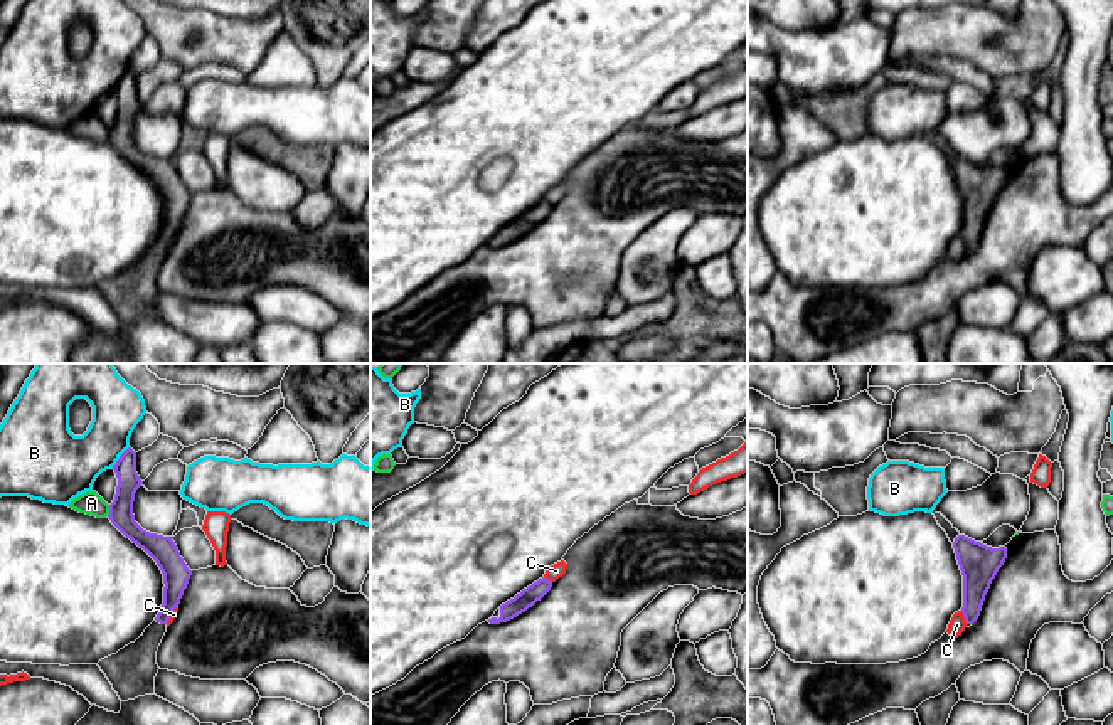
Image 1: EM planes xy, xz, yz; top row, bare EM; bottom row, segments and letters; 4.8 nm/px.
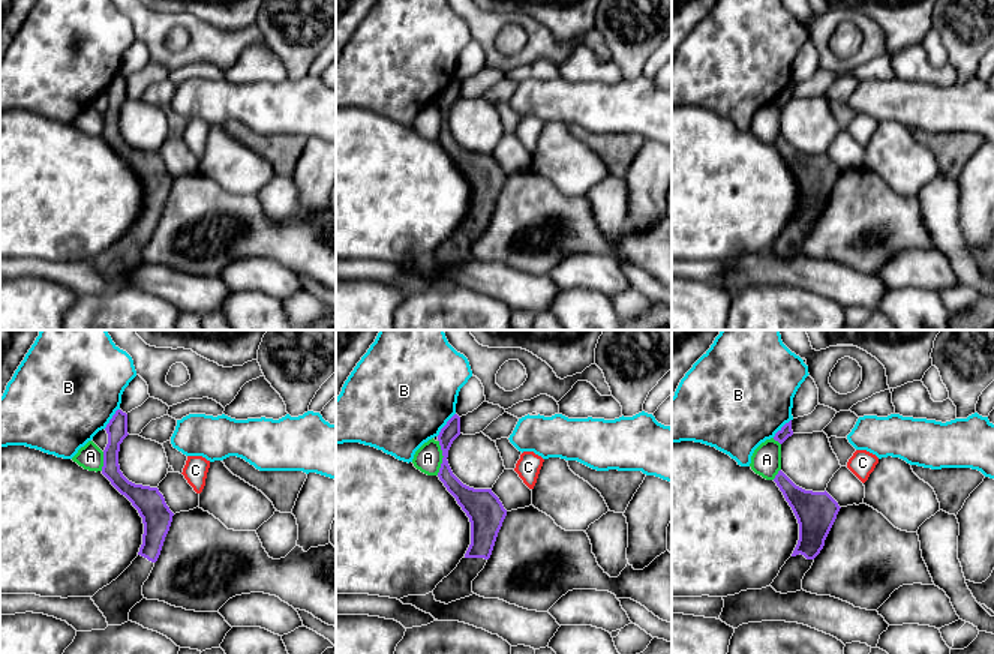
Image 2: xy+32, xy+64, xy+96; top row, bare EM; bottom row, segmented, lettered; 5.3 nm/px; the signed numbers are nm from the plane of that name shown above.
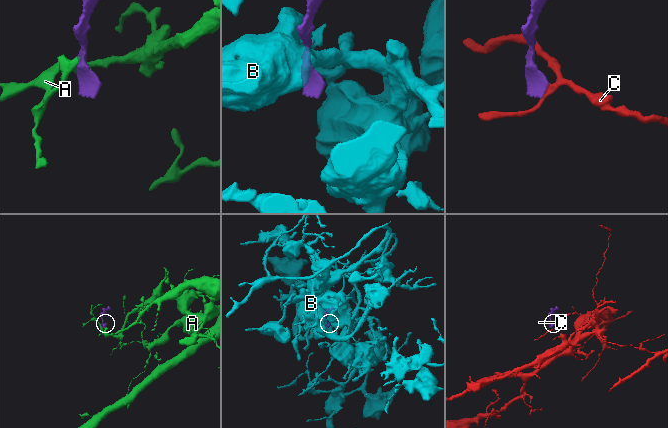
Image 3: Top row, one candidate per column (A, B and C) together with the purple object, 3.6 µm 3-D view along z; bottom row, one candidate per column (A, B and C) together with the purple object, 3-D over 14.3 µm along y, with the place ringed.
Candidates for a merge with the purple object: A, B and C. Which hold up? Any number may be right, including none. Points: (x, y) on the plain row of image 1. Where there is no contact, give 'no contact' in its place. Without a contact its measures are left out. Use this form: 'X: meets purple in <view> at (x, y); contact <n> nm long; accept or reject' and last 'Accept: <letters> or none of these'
A: meets purple in xy at (110, 133); contact 60 nm long; reject
B: meets purple in xy at (120, 79); contact 130 nm long; reject
C: meets purple in yz at (963, 239); contact 70 nm long; reject
Accept: none of these

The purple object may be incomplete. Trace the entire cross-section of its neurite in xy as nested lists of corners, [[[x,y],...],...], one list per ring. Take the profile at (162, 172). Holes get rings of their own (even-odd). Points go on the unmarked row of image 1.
[[[128,71],[113,89],[118,109],[108,141],[133,167],[143,172],[163,197],[163,227],[155,244],[135,264],[98,286],[121,325],[155,318],[158,296],[157,274],[167,256],[167,246],[178,230],[192,193],[187,190],[172,160],[143,153],[133,138],[136,113],[143,108],[136,96],[136,76]]]

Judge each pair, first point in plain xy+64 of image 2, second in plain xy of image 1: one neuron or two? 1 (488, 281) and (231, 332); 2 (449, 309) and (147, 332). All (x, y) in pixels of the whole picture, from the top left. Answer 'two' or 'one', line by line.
1: one
2: one

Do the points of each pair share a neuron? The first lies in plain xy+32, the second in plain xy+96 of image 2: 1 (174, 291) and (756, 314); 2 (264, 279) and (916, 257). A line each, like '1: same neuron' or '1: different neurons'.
1: different neurons
2: same neuron

